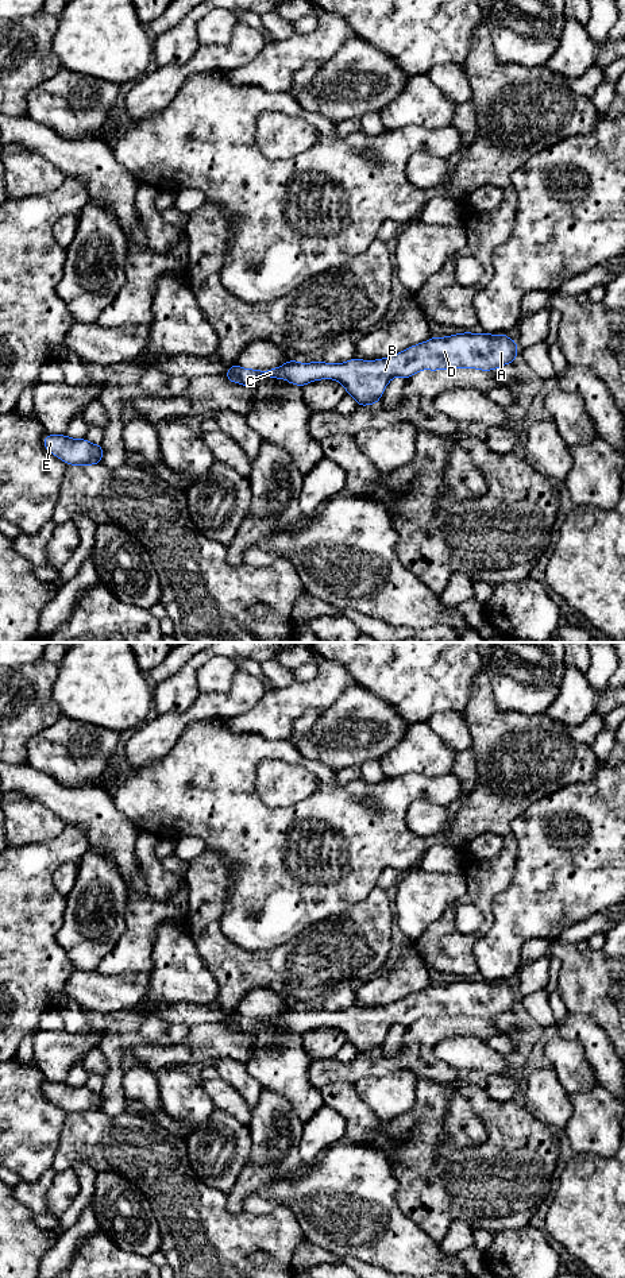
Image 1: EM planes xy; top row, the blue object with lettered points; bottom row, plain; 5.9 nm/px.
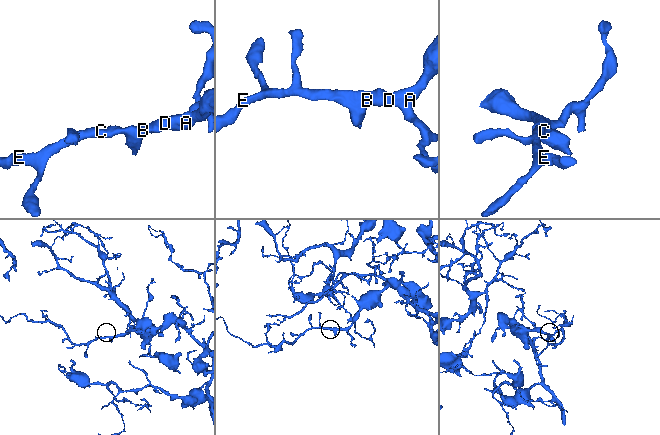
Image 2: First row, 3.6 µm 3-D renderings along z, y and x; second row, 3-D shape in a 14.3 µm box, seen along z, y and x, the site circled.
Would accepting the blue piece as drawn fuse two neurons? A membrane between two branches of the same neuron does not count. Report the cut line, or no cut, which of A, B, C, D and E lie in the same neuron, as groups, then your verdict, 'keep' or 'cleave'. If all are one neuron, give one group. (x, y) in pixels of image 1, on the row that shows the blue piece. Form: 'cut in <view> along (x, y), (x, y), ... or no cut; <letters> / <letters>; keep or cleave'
no cut; A B C D E; keep

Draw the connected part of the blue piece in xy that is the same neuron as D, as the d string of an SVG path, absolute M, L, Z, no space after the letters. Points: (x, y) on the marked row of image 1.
M463 332L444 337L432 336L429 340L414 344L393 356L362 360L356 356L343 363L288 360L277 368L244 368L232 364L225 378L248 389L255 386L261 375L283 378L290 385L305 385L333 379L344 386L358 406L378 404L389 382L401 377L409 379L421 370L437 371L450 368L475 368L493 371L505 364L514 363L518 355L517 341L505 333Z

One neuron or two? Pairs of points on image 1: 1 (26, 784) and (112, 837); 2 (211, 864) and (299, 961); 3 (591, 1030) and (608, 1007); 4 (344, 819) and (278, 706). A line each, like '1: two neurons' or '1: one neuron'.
1: one neuron
2: one neuron
3: two neurons
4: two neurons

